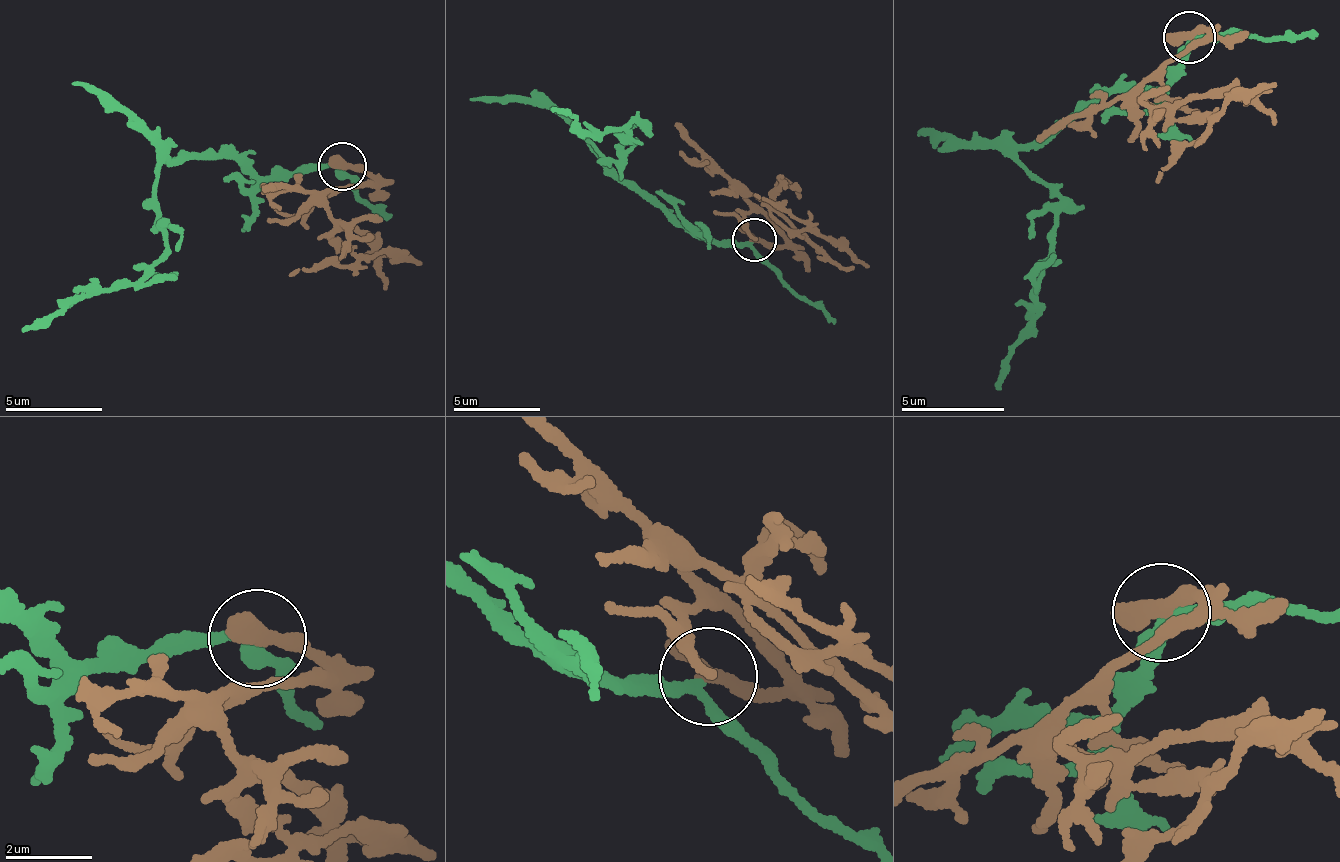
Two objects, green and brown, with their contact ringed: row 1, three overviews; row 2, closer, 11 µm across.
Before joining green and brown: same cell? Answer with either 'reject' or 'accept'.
accept

